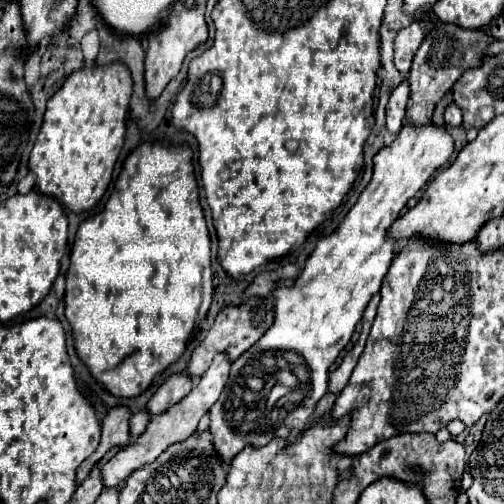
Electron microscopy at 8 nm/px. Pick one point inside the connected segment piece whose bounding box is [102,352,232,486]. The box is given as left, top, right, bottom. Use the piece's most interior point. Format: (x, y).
(180, 421)

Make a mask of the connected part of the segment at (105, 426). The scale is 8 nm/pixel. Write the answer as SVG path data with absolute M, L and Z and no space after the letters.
M116 406L110 408L106 418L102 420L102 438L98 448L94 450L92 456L88 456L80 468L78 468L78 482L86 480L90 474L92 466L98 464L98 460L112 448L112 446L126 446L130 442L130 418L132 412L126 406Z

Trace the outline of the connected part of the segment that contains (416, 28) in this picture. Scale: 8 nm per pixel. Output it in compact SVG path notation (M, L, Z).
M412 22L410 26L402 28L396 36L394 42L394 64L400 70L402 78L408 80L408 72L412 66L412 58L416 54L416 50L420 48L424 40L424 28L420 22Z

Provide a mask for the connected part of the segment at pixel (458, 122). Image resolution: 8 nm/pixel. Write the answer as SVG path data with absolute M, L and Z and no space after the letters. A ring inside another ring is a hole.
M450 104L450 106L446 108L446 112L444 112L444 120L446 120L446 126L460 128L460 126L462 126L462 112L460 112L454 104Z

